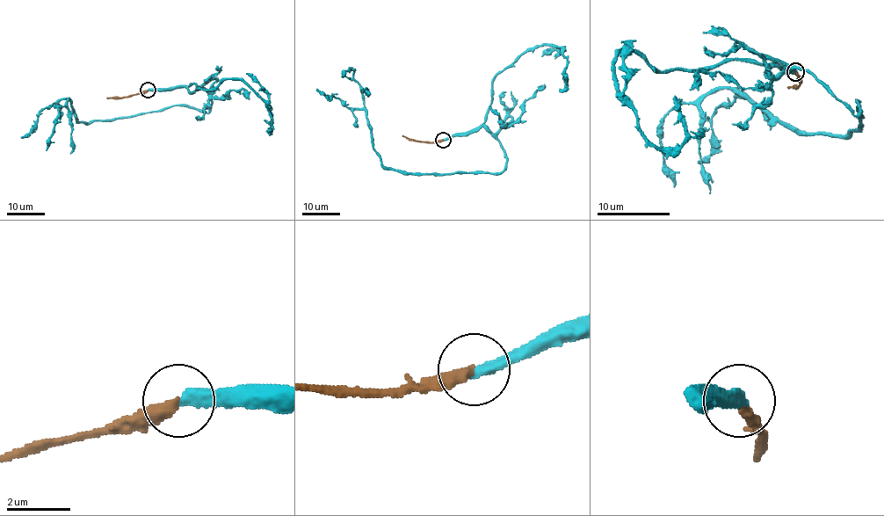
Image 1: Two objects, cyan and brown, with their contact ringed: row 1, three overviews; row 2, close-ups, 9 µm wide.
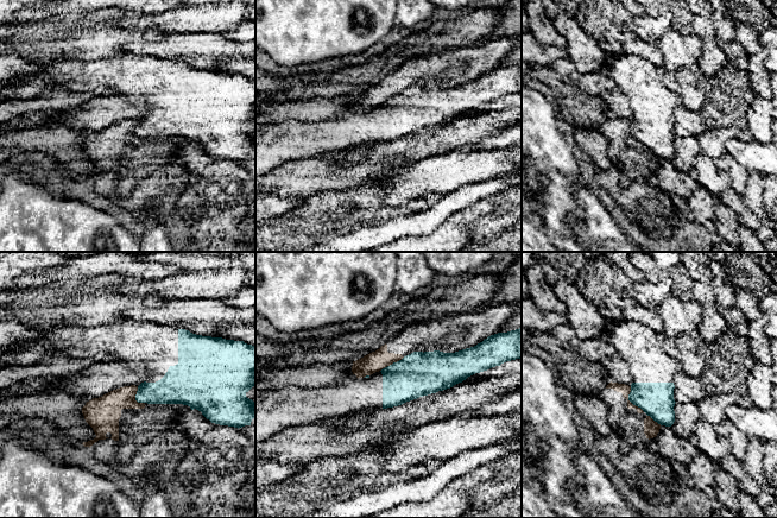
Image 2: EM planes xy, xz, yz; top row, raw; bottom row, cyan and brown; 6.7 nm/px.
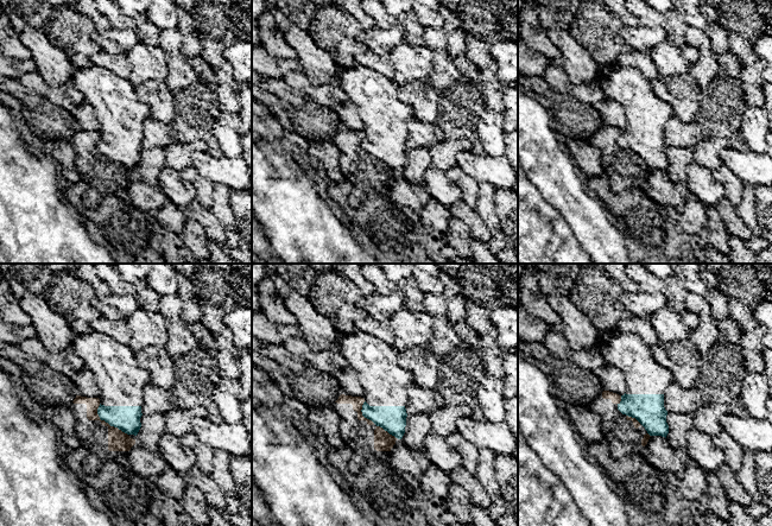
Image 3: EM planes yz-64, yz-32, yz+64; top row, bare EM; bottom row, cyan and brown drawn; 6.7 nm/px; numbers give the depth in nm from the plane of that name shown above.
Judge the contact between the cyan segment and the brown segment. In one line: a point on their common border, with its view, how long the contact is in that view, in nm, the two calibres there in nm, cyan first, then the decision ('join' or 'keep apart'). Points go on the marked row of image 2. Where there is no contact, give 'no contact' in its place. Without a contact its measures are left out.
yz (630, 400) | 200 nm | 240/70 nm | keep apart

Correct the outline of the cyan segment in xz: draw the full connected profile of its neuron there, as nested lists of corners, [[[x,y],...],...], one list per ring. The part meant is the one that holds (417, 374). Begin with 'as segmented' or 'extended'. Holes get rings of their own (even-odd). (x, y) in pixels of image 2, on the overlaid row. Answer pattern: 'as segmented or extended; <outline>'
extended; [[[522,327],[488,336],[474,347],[455,353],[413,352],[402,360],[346,384],[320,387],[265,387],[255,391],[255,443],[284,429],[317,424],[365,409],[387,409],[462,383],[468,377],[516,359],[522,359]]]

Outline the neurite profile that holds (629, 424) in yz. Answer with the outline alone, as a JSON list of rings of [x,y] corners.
[[[611,381],[598,394],[608,406],[608,423],[619,436],[623,455],[640,446],[656,449],[656,436],[661,429],[661,424],[628,400],[630,392],[631,386]]]

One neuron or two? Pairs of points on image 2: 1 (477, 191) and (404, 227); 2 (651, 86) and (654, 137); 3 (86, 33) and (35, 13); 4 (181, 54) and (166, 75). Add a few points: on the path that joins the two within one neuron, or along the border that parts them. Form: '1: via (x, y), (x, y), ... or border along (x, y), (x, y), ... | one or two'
1: via (459, 200), (447, 204), (435, 215), (422, 222) | one
2: via (651, 99), (652, 124) | one
3: border along (37, 20), (12, 24) | two
4: border along (149, 55), (184, 62), (202, 70) | two

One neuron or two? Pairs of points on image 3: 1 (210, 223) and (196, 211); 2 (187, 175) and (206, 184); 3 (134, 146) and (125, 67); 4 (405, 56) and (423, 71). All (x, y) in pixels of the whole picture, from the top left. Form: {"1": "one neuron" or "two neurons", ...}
{"1": "one neuron", "2": "one neuron", "3": "two neurons", "4": "one neuron"}

